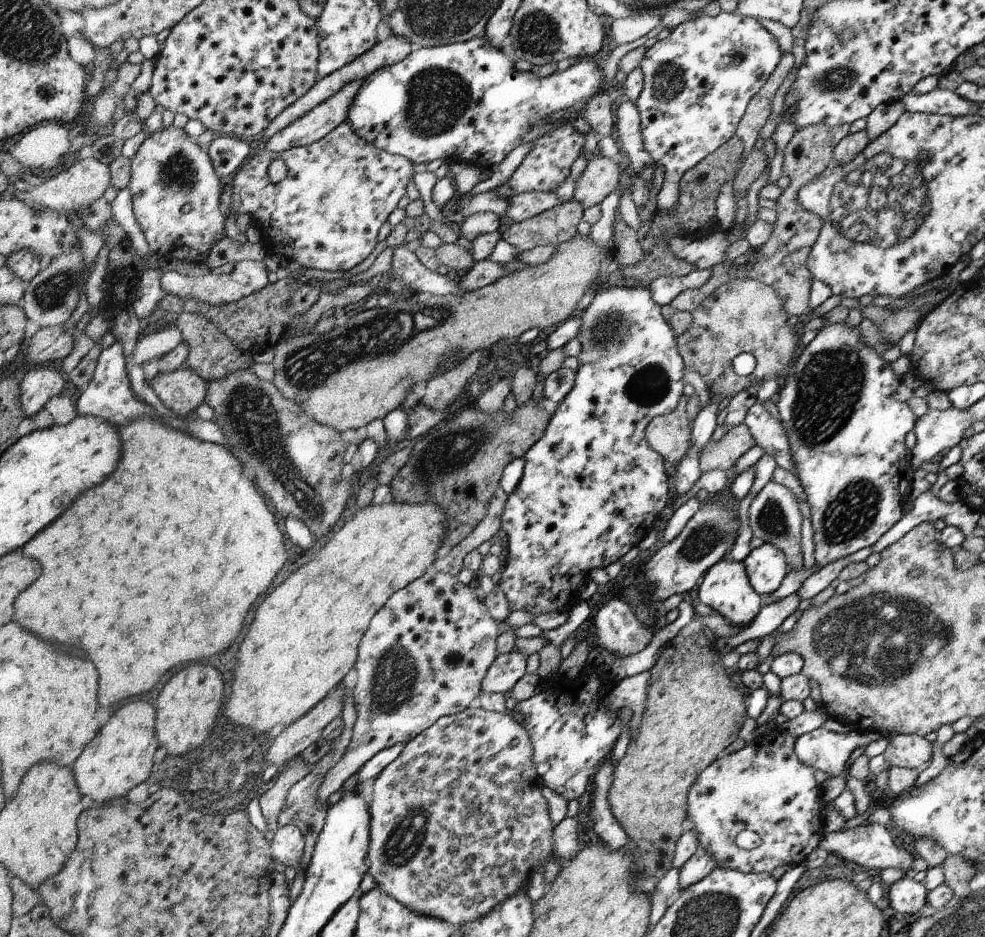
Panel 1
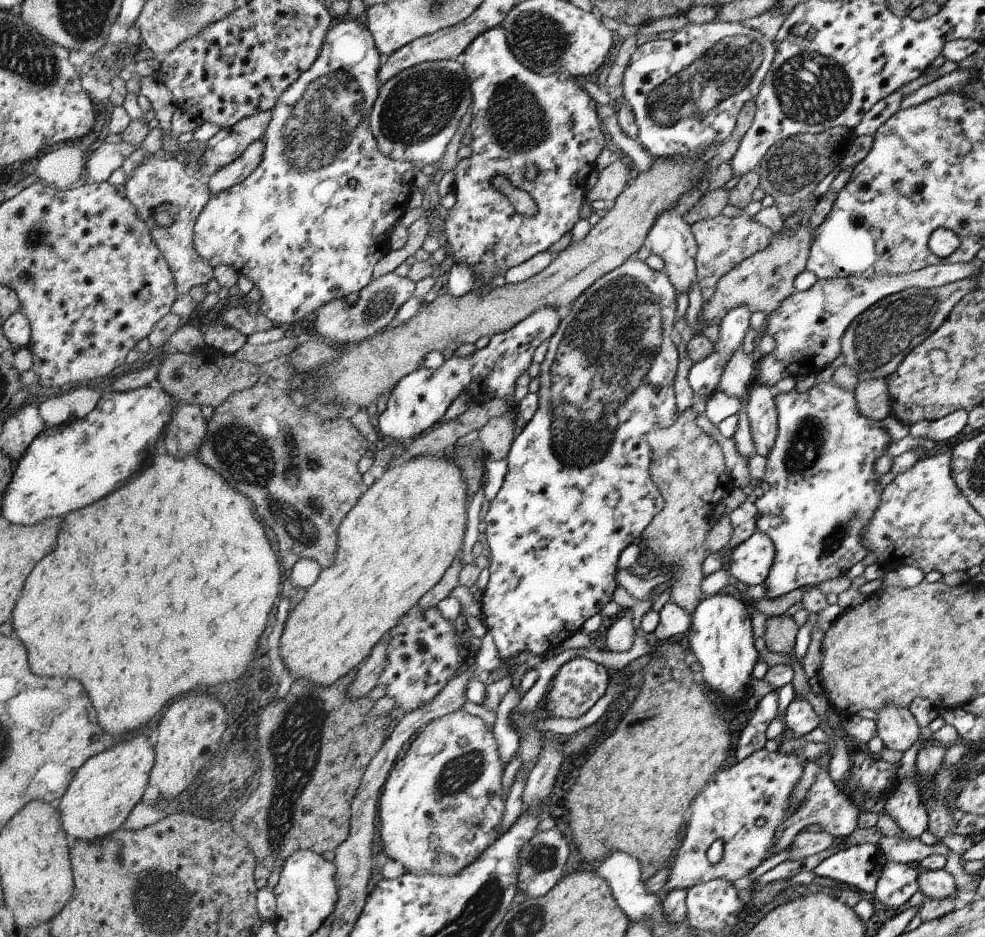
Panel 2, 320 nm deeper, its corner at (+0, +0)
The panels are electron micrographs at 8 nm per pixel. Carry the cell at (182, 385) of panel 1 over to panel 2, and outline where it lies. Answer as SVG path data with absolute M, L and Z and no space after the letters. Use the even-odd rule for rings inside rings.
M179 402L177 409L165 430L164 446L174 458L186 458L188 454L196 455L201 444L208 436L208 422L202 415L200 405Z

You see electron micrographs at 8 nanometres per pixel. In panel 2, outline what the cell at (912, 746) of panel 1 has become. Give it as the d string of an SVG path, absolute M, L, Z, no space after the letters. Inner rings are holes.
M886 705L876 713L877 736L884 747L904 752L922 740L921 729L908 707Z

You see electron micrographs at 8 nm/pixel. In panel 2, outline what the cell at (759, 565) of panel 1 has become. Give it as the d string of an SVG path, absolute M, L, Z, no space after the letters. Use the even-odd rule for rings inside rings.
M756 530L750 538L735 546L729 557L728 573L748 586L758 586L772 570L776 546L769 535Z

